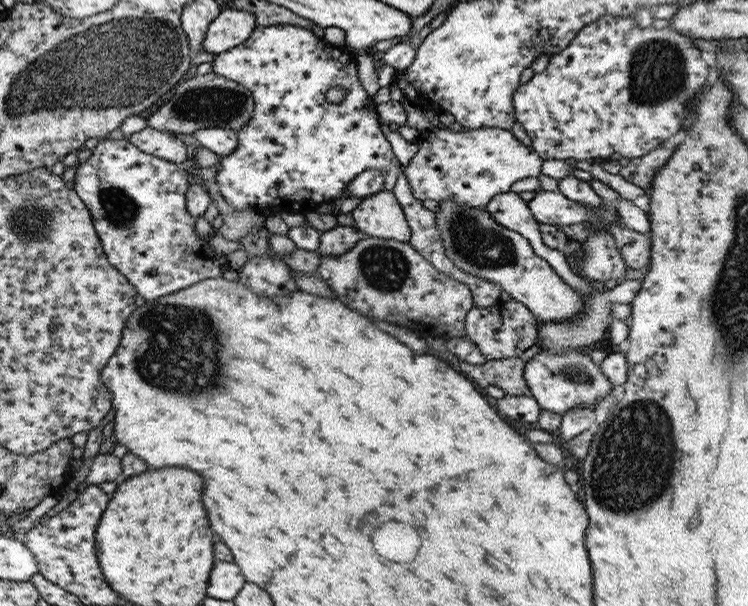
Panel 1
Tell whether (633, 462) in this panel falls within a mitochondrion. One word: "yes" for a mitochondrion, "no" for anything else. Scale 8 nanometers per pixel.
yes

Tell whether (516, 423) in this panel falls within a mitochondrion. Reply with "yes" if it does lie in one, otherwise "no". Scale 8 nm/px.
no

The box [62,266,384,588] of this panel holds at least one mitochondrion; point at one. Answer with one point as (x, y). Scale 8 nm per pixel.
(195, 345)

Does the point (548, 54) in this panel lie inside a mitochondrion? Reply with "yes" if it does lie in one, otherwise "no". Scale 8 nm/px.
no

